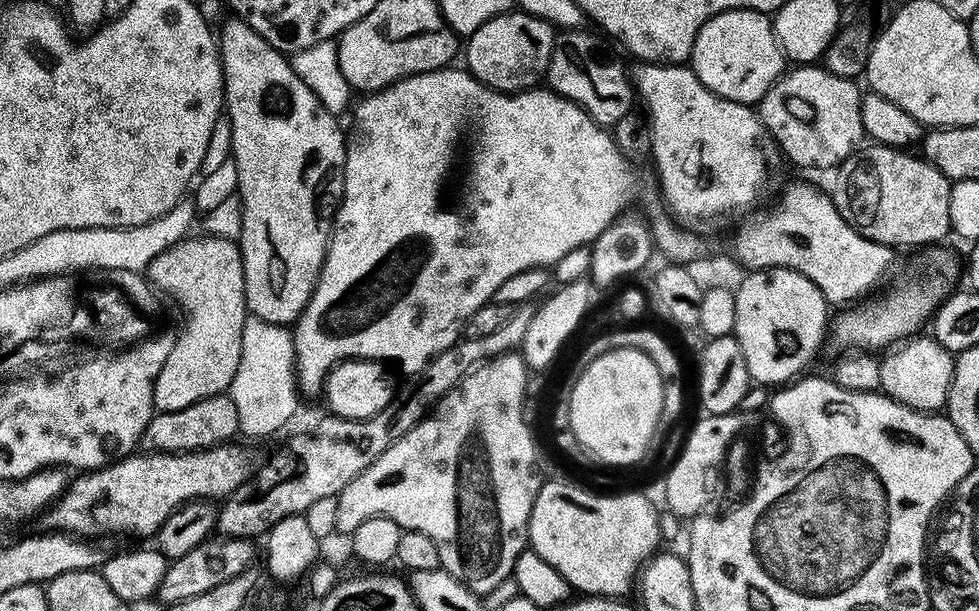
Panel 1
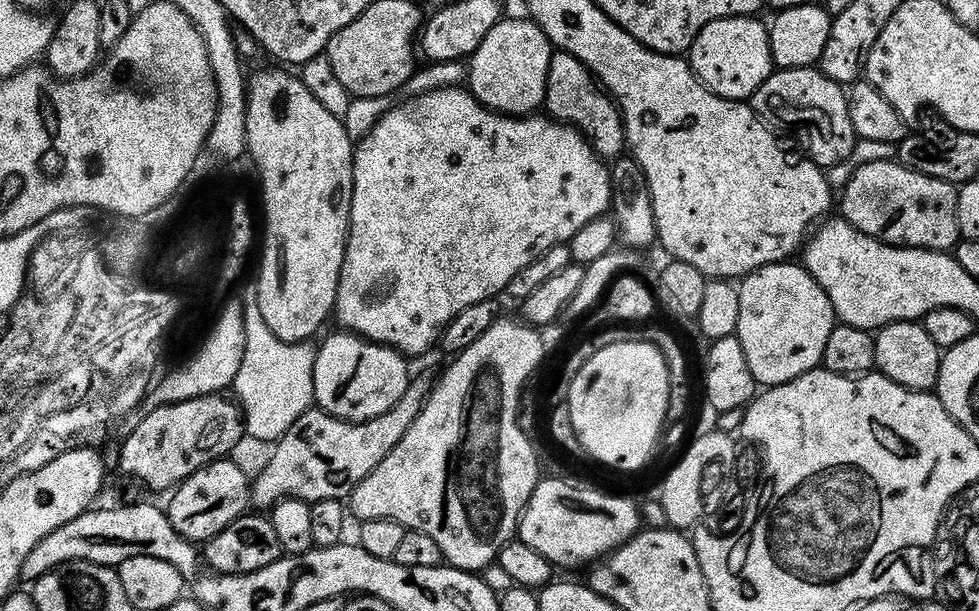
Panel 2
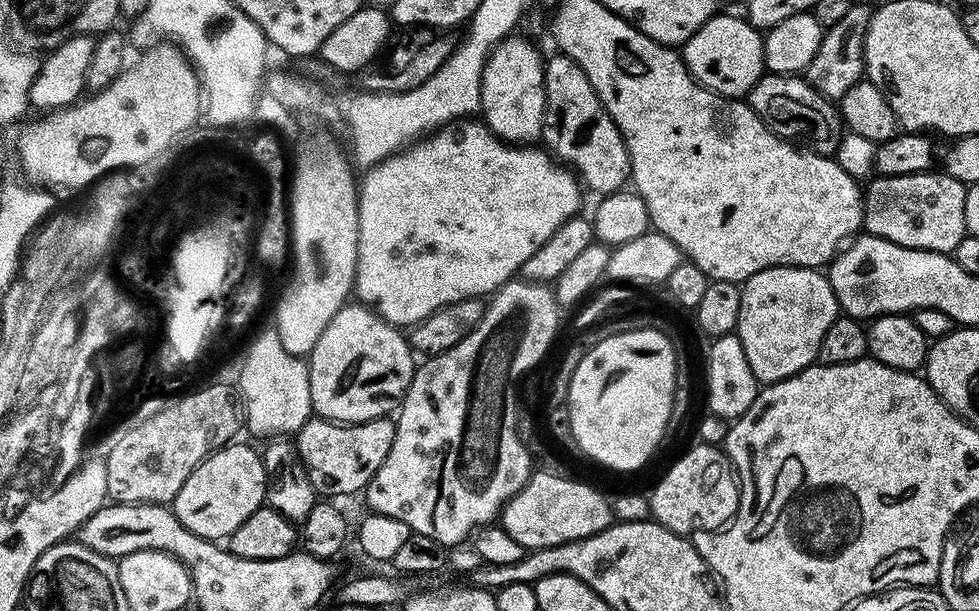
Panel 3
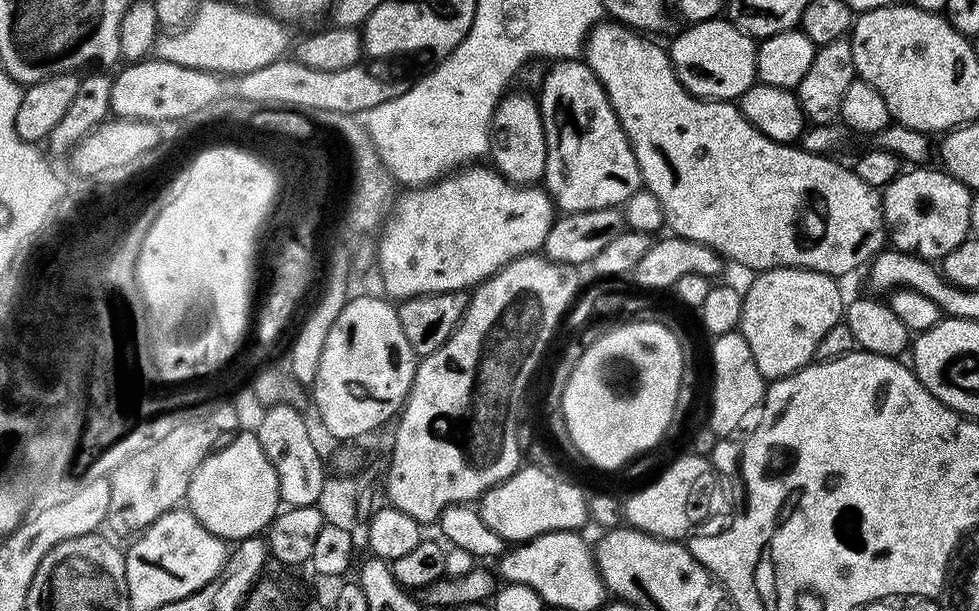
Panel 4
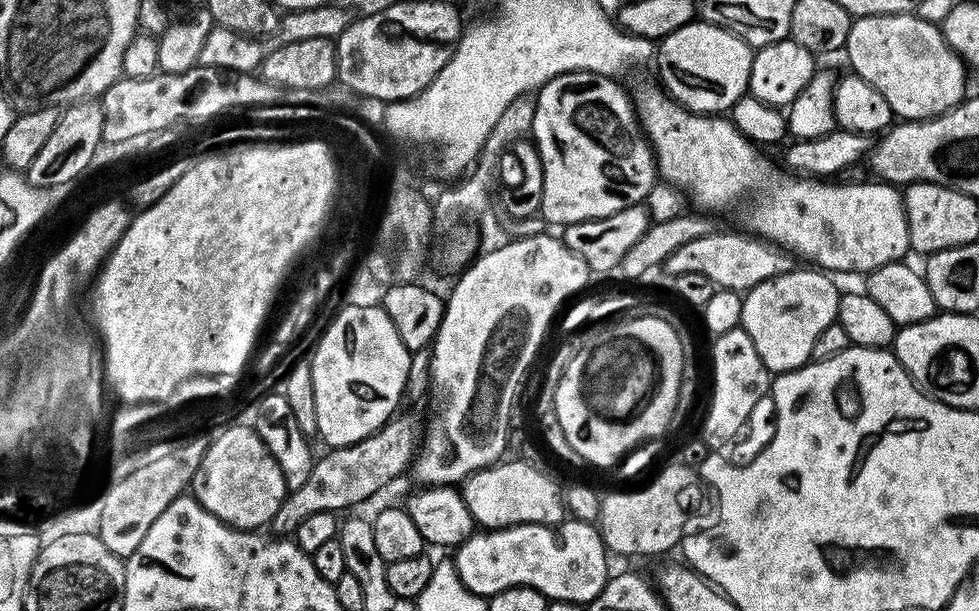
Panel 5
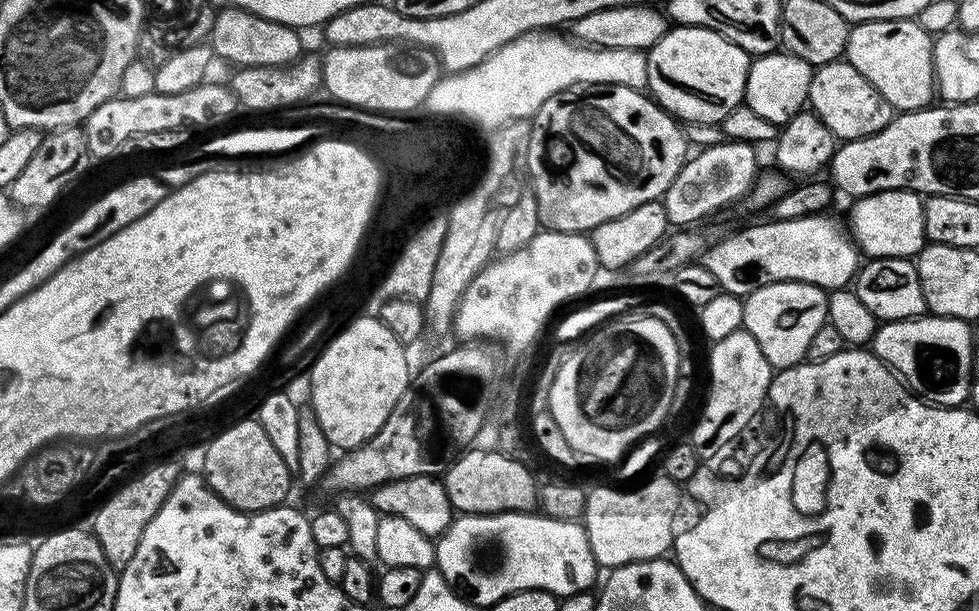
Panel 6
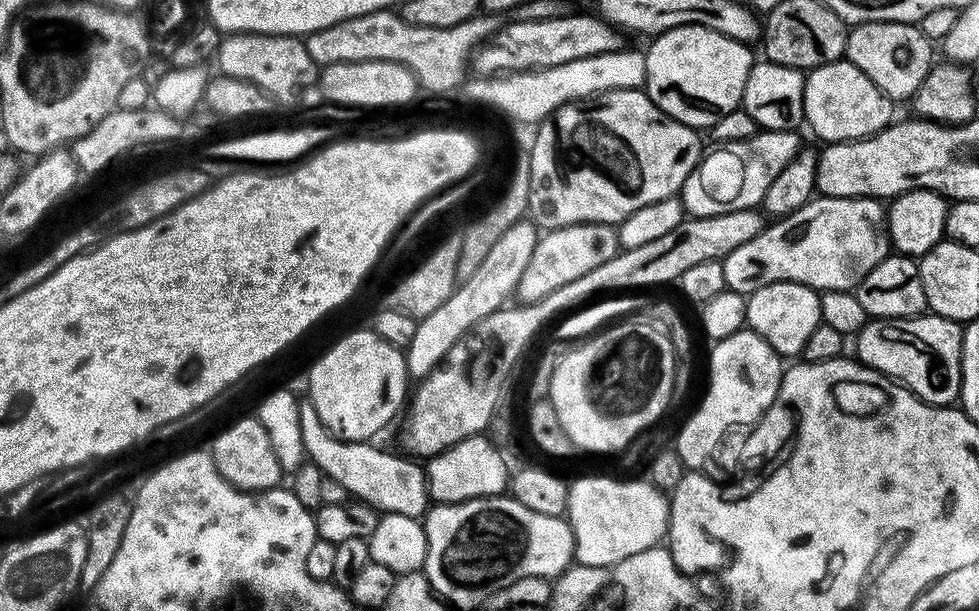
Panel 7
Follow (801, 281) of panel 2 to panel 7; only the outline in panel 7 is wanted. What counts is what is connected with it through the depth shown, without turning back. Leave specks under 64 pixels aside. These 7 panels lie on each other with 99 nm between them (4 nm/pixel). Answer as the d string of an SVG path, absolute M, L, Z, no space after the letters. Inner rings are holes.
M771 284L751 293L747 302L747 327L784 358L799 357L806 346L806 338L810 338L810 334L814 334L816 327L822 323L817 289L804 284Z

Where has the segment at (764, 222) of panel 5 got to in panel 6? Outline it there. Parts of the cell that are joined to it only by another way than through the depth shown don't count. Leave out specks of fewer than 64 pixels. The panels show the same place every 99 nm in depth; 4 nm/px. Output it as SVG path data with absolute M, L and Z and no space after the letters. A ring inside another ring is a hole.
M899 188L859 197L852 208L850 236L865 257L907 260L919 256L926 243L924 234L924 200L911 190Z

